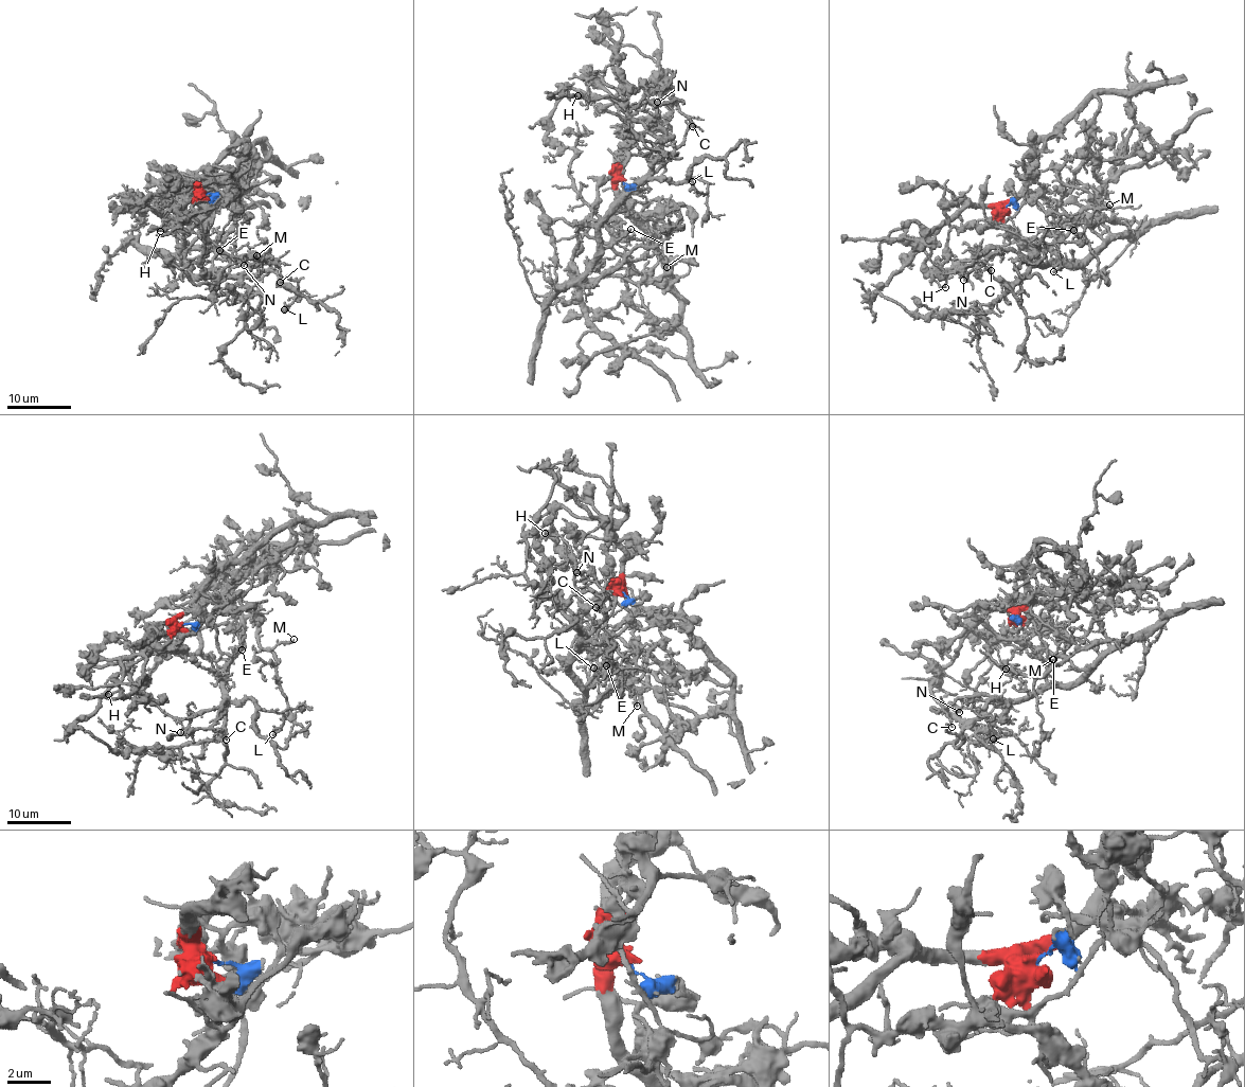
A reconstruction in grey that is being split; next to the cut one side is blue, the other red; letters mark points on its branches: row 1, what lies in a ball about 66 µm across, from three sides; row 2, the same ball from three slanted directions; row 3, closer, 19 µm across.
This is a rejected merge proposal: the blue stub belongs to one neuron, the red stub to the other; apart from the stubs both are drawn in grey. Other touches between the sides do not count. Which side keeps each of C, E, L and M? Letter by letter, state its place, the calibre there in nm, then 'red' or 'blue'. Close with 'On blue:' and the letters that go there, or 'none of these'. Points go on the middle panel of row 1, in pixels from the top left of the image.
C: place (692, 126); calibre 100 nm; blue
E: place (630, 229); calibre 100 nm; blue
L: place (692, 181); calibre 240 nm; blue
M: place (667, 267); calibre 200 nm; blue
On blue: C, E, L, M

